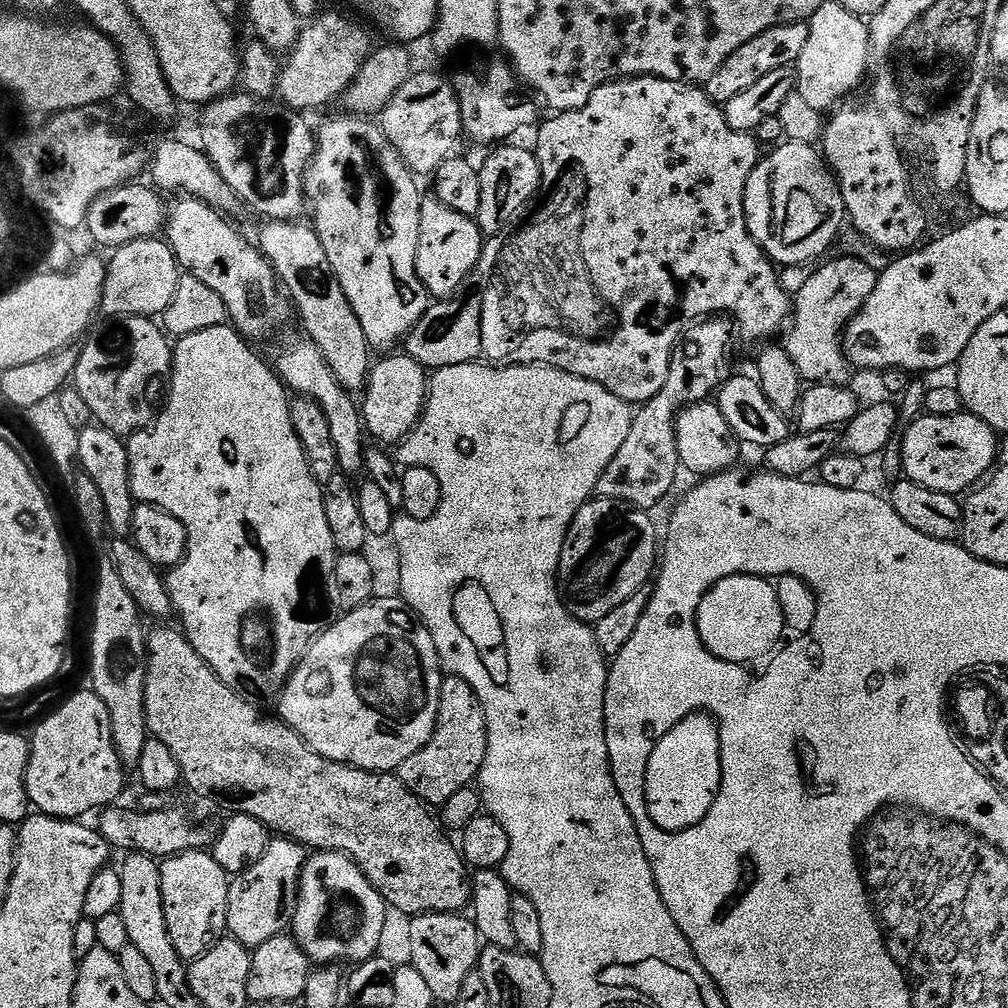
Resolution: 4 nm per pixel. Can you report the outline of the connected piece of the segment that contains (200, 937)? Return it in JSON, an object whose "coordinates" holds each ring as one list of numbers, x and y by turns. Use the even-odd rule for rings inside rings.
{"coordinates":[[197,850,194,852,177,852,167,857,160,864,160,877,162,878,162,906,166,910,166,930,170,930,170,942,174,942,174,950,185,962,197,960,205,956,217,940,225,935,228,926,228,899,230,898,229,873,218,866,212,857,211,851]]}

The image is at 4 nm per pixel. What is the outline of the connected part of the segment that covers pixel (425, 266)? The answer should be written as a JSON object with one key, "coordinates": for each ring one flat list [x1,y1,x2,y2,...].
{"coordinates":[[421,199,416,273,429,297,440,302,455,297,480,264,485,247,486,237,473,217,450,210,438,199]]}

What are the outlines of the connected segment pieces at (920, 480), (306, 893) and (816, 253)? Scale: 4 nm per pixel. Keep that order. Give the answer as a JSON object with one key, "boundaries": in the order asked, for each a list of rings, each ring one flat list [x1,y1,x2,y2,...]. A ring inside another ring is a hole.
{"boundaries":[[[964,410,957,416,923,415,904,432,904,441,900,444,903,475,916,484,947,496,959,497,975,489,995,465,998,434,989,424]],[[316,852,305,859,290,932,313,965,328,966,351,956,356,962,372,959,381,951,388,915,388,903,351,858,340,852]],[[784,142,769,152,772,153,769,156,767,153,750,174,750,182,746,182,744,205,750,234,777,265,808,264,816,259,819,261,819,256,835,242,840,227,846,224,840,182,833,176,823,155,811,144]]]}

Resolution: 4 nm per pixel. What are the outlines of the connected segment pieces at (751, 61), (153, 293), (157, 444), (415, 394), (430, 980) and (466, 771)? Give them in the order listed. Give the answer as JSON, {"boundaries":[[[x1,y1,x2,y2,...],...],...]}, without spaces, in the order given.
{"boundaries":[[[793,22,791,24,777,24,775,28,766,30,750,38,722,66,713,76,706,81,706,91,708,96,718,105,726,105,730,98,735,98,737,94,742,94,745,90,750,90,754,82,766,78,766,74,774,74,774,70,782,70,795,65,802,54,802,46,806,46,808,37,808,26,804,22]],[[157,237,138,239,115,249,109,259,99,313,104,316,162,316,173,301,182,270,167,241]],[[228,324,179,337,174,344,170,373,172,385,168,388,168,401,161,412,159,409,154,423,144,431,127,437,126,443,133,500,160,508,166,514,174,514,174,518,178,518,178,522,186,526,188,549,184,560,166,576,172,611,177,617,180,615,179,627,194,650,212,667,214,674,218,674,218,678,226,686,230,686,230,690,237,692,250,704,264,706,267,700,279,701,281,692,292,677,292,671,300,665,300,659,307,652,308,645,314,643,334,623,330,577,338,553,334,546,334,534,330,534,330,525,326,523,323,487,314,478,314,474,310,474,302,442,298,442,298,434,294,434,294,422,290,422,289,389,270,367,269,361,267,364,262,357,256,356,255,350,248,344,251,343]],[[388,354,377,359,368,374,368,382,363,389,362,415,364,426,369,437,381,445,399,445,404,437,409,436,416,428,428,401,429,373,419,362,407,354]],[[423,912,421,916,411,917,409,924,412,924,408,928,408,948,412,951,411,967,416,968,418,974,422,974,426,986,430,986,433,1001,440,1003,441,1000,448,1006,455,1005,458,990,462,990,462,982,466,982,468,975,480,962,482,941,479,930,467,915,455,912]],[[445,675,440,682,434,734,430,742,418,750,418,754,410,754,410,758,402,762,398,775,401,782,425,805,442,806,453,794,458,794,458,790,469,787,479,777,487,745,486,718,478,702,478,694,474,694,470,682]]]}

